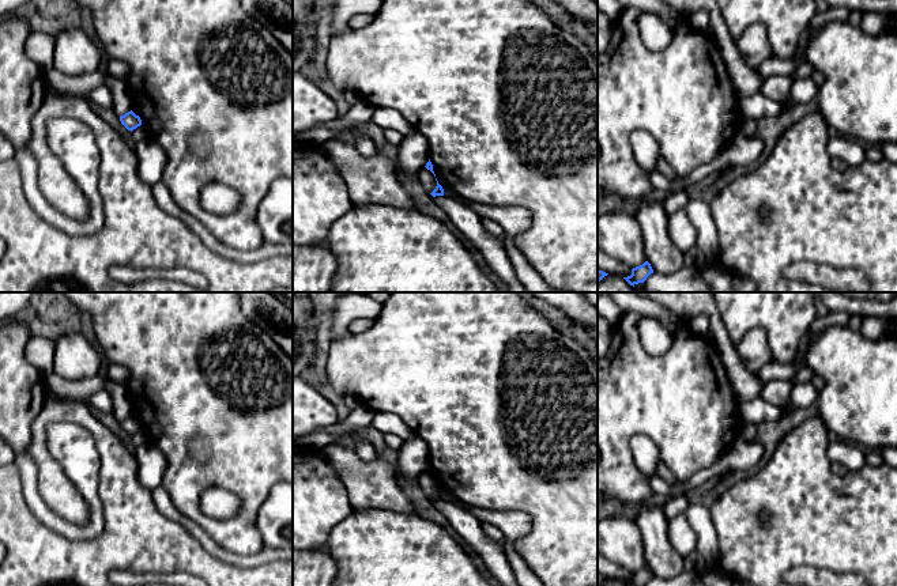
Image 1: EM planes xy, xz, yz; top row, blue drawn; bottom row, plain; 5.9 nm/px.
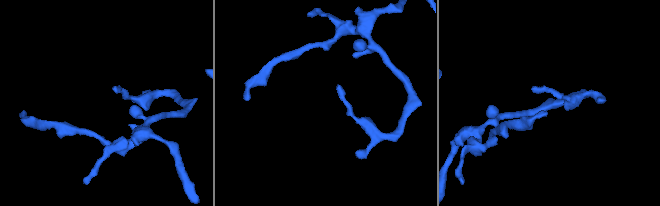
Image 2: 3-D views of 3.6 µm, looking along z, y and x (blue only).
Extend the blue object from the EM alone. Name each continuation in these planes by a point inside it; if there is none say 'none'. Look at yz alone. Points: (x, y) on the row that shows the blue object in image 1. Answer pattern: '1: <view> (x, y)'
none

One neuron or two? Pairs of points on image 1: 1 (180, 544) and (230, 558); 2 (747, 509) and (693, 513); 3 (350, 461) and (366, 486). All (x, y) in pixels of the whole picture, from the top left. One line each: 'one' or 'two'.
1: two
2: two
3: one

